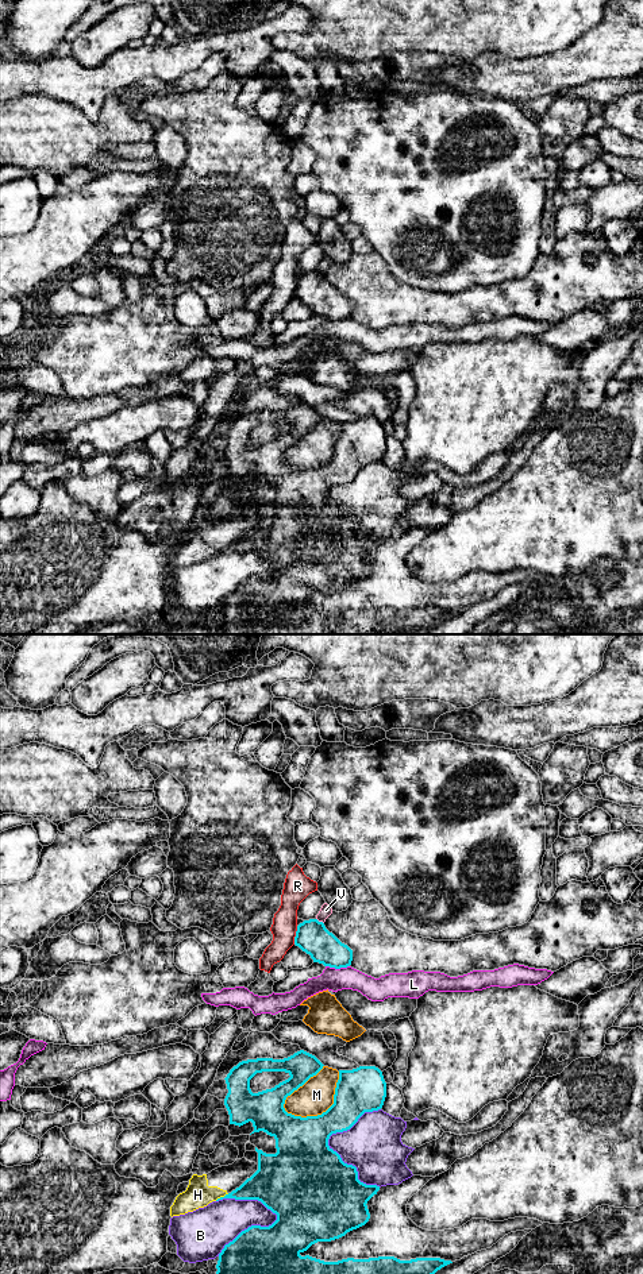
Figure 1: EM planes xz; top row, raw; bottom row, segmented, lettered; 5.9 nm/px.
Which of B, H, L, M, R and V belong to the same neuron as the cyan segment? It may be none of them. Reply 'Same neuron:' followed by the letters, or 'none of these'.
Same neuron: none of these

